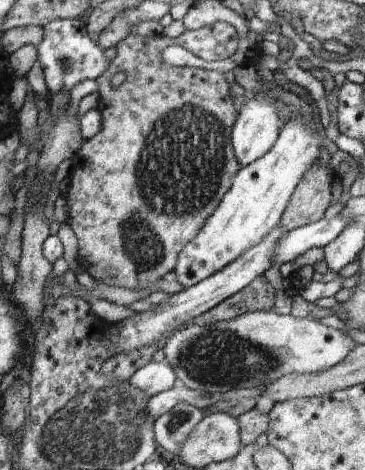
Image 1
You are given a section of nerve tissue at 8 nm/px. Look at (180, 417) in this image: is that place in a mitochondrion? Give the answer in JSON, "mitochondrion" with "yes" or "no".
{"mitochondrion":"yes"}

